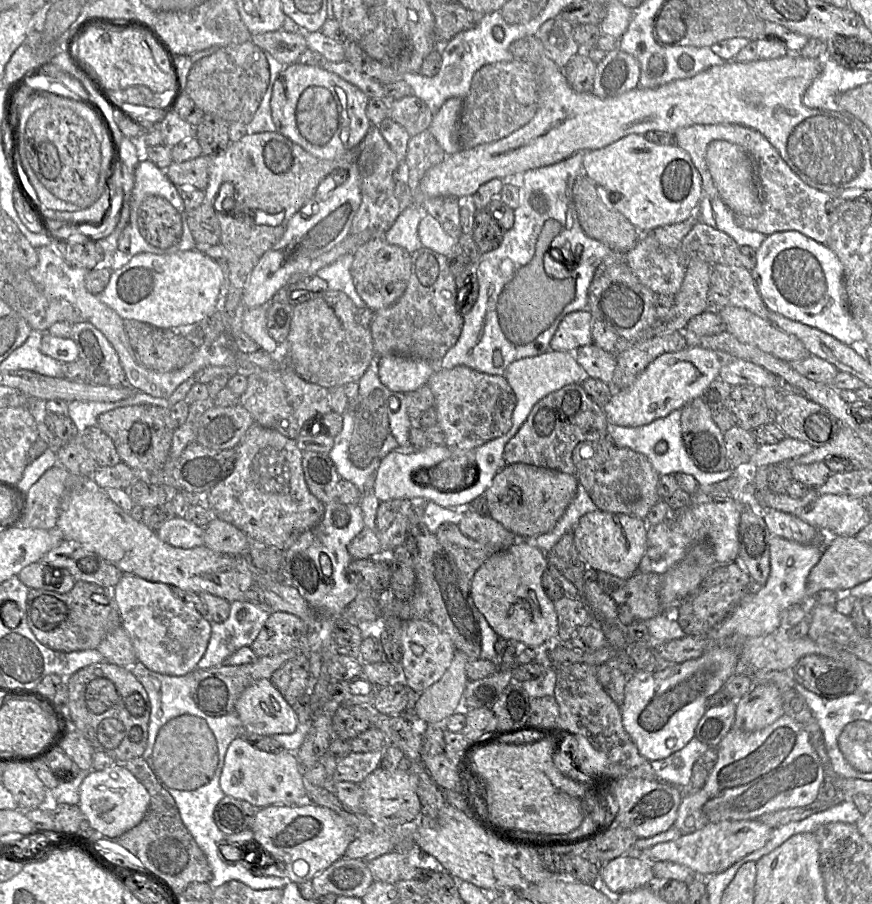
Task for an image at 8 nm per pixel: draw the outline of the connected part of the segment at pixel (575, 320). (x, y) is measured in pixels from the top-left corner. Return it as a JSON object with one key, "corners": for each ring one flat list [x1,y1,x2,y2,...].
{"corners":[[588,309,566,315,551,339,550,350,574,352,579,347,593,343,593,319]]}

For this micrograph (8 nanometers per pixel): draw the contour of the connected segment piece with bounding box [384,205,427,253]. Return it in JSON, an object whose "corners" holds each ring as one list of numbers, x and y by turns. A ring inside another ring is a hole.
{"corners":[[411,205,401,211,392,226,384,233,385,240,401,246,409,253,423,245,418,236,418,226,427,213,420,205]]}

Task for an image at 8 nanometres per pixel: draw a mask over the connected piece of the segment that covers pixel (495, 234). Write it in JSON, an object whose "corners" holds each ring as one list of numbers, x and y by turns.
{"corners":[[476,209,473,216,471,236,482,254,497,249,505,231,498,225,487,209]]}

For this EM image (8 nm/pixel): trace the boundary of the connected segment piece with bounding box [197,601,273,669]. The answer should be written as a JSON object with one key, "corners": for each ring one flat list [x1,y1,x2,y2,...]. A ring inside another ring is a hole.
{"corners":[[234,601,230,614,222,623,211,623,211,636,205,654,197,668,209,669,224,664,226,659,242,647,250,647,273,612,268,608,246,601]]}

